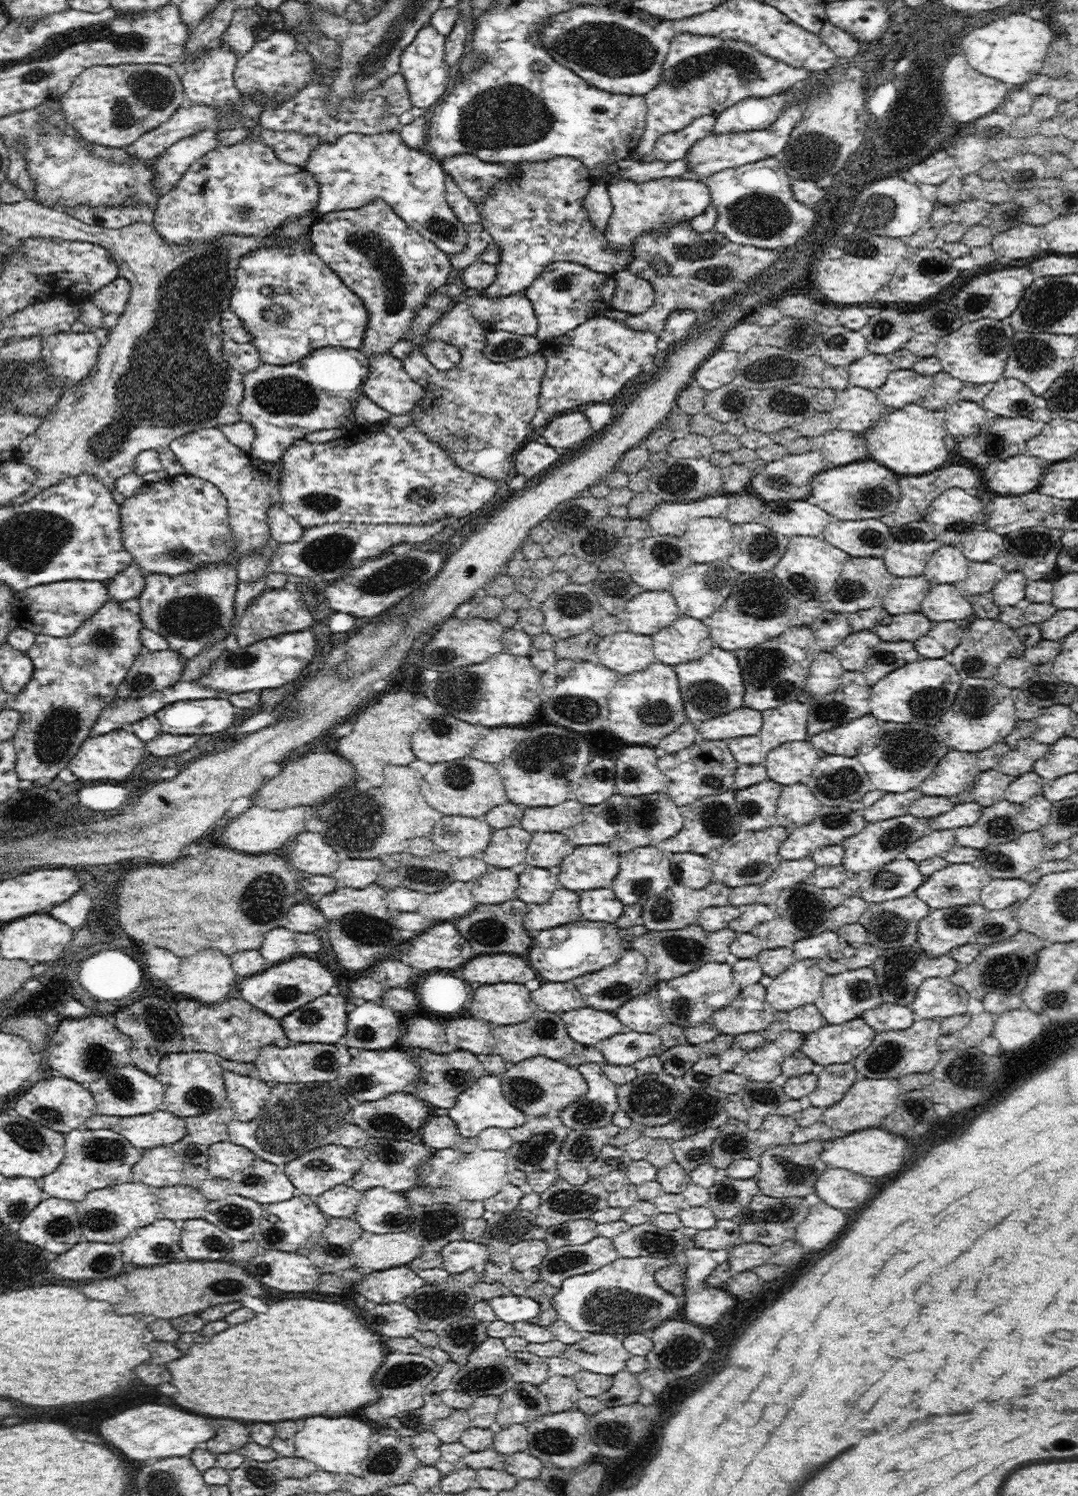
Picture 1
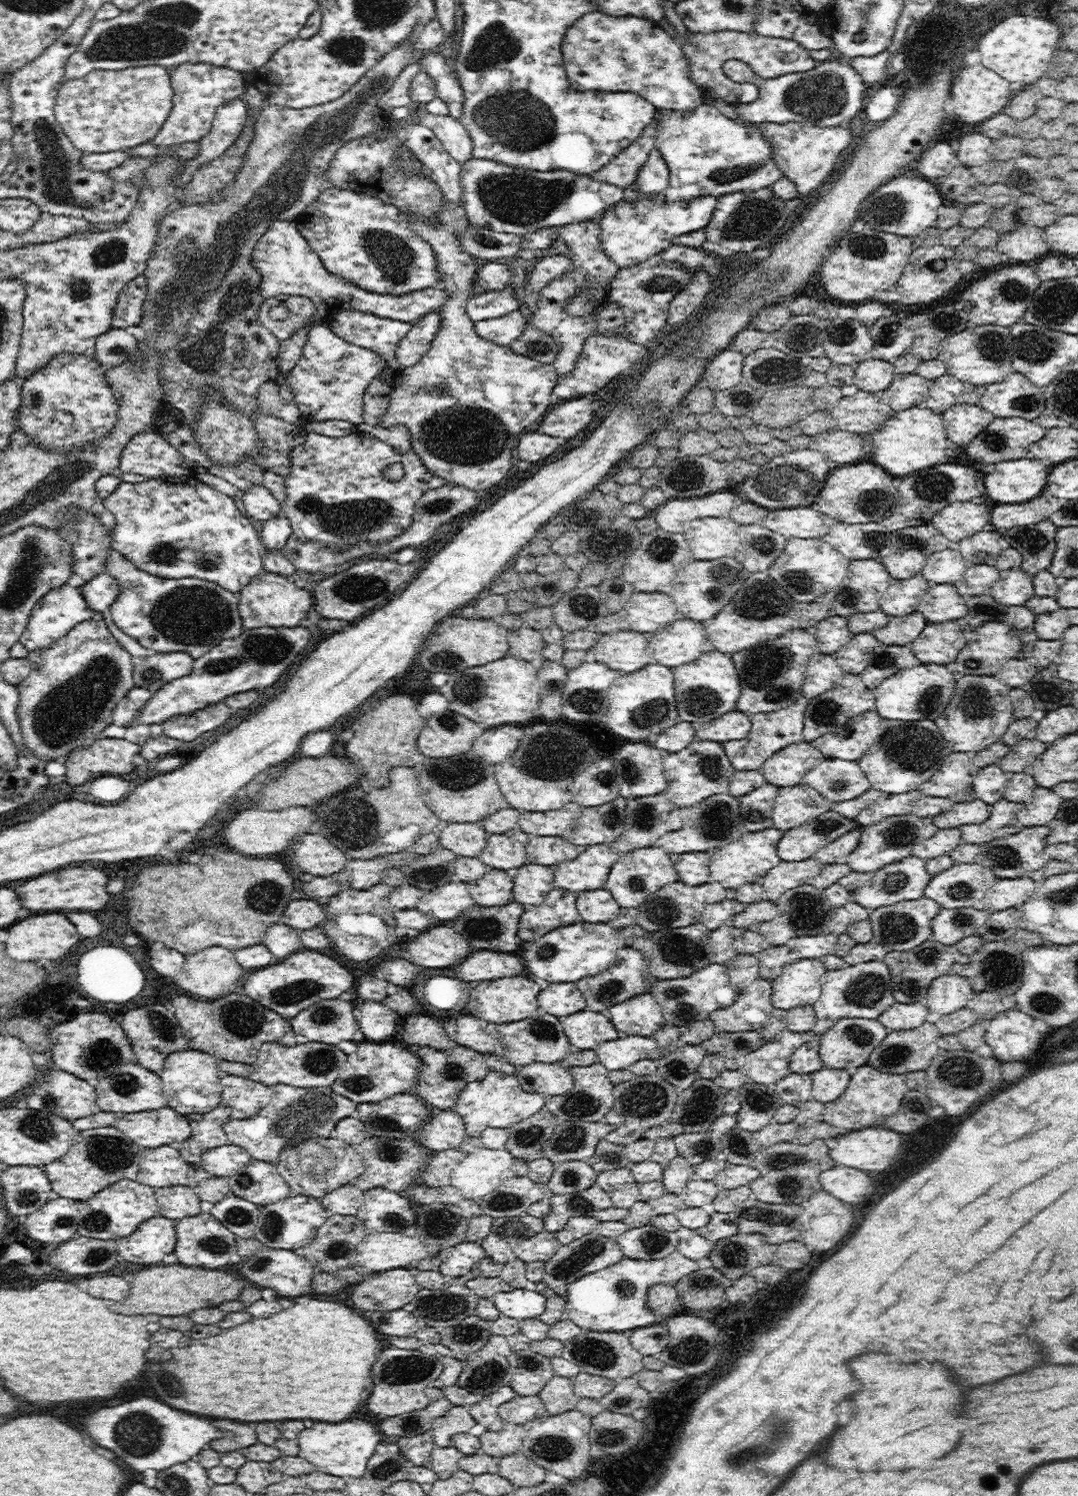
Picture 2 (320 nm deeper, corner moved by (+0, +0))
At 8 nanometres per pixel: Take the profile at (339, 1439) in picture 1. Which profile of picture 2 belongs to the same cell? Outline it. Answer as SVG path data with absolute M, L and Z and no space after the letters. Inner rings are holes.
M344 1420L338 1424L316 1422L310 1430L306 1428L298 1436L298 1442L300 1456L314 1464L316 1471L342 1478L361 1478L366 1473L368 1458L372 1456L374 1448L382 1442L382 1434L376 1432L376 1428L364 1420Z

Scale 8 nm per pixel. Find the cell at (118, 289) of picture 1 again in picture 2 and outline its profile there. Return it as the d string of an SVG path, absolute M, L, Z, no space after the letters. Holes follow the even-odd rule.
M137 276L130 280L121 290L118 296L118 305L112 316L112 324L116 328L128 328L136 326L141 320L144 298L146 298L146 277Z

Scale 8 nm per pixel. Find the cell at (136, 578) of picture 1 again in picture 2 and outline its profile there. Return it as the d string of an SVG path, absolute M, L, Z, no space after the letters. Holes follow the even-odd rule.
M102 572L83 584L81 591L92 610L105 613L117 600L119 582L114 577L110 577L110 574Z

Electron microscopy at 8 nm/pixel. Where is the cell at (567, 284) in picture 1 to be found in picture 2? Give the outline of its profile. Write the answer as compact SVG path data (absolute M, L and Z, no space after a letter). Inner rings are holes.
M548 255L534 264L532 274L528 278L525 286L523 300L527 303L534 316L540 291L548 286L548 283L564 273L571 271L573 264L566 255Z

